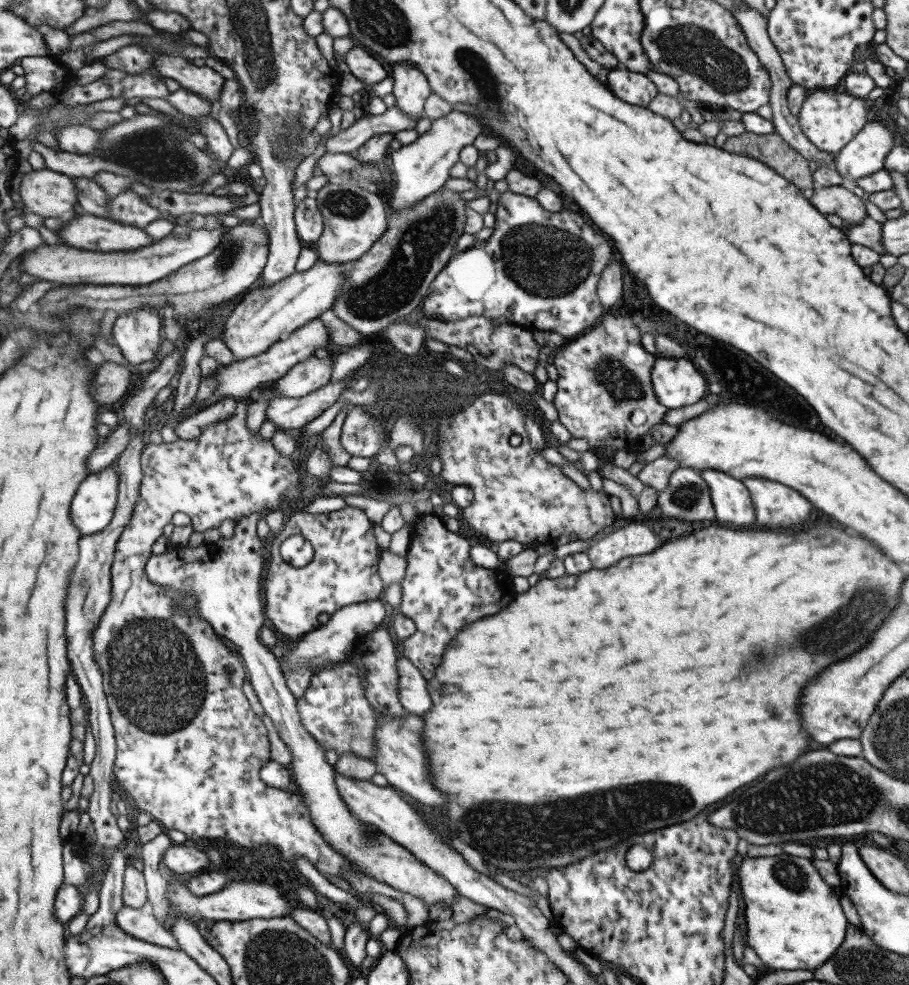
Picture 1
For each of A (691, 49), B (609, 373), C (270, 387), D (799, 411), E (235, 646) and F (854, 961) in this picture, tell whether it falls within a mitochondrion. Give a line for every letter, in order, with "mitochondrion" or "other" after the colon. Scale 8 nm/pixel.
A: mitochondrion
B: mitochondrion
C: other
D: other
E: other
F: mitochondrion

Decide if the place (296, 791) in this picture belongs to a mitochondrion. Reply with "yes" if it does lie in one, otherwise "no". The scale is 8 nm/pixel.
no

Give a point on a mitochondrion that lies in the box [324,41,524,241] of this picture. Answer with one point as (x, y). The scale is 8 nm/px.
(473, 64)

